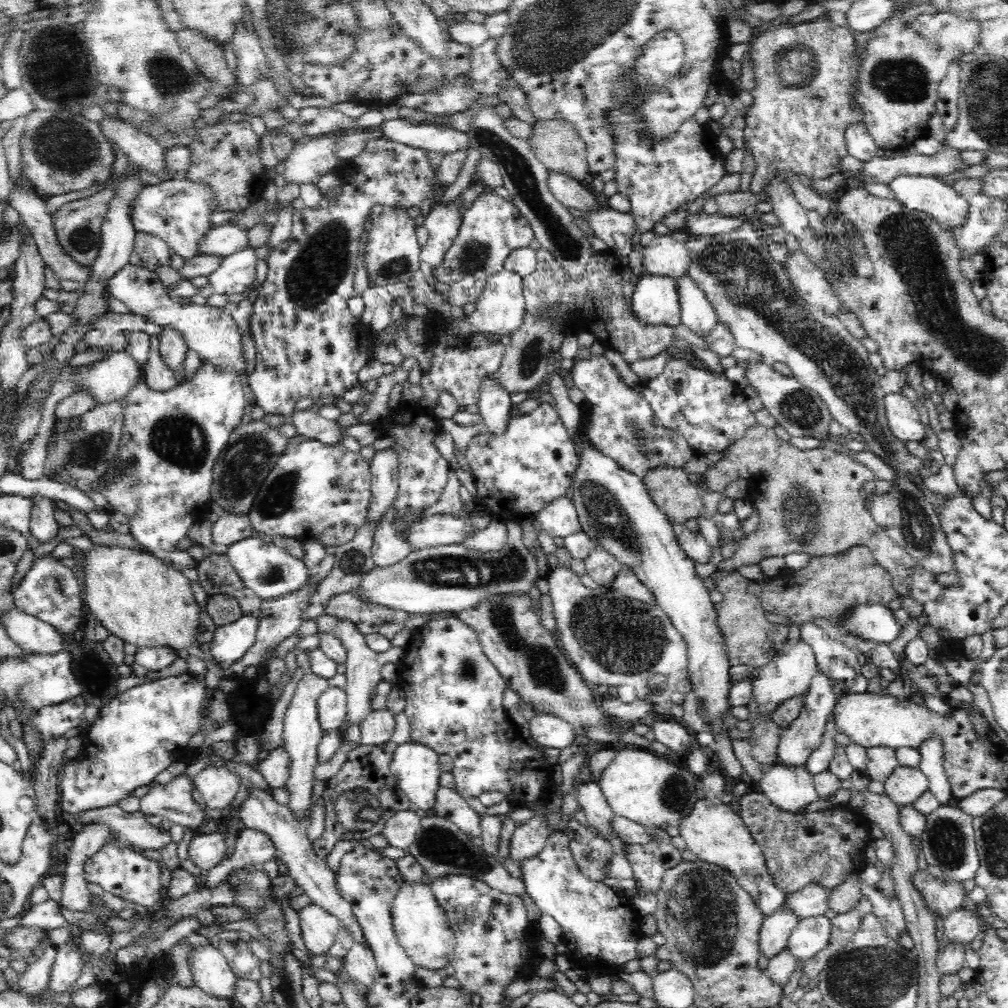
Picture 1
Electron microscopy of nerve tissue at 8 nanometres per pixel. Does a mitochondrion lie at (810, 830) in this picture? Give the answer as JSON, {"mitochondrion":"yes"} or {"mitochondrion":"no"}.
{"mitochondrion":"no"}

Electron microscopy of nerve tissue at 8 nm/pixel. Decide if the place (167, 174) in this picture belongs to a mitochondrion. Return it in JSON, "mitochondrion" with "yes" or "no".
{"mitochondrion":"no"}

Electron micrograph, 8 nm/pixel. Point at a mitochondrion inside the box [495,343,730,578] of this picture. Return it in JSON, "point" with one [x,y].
{"point":[607,515]}

